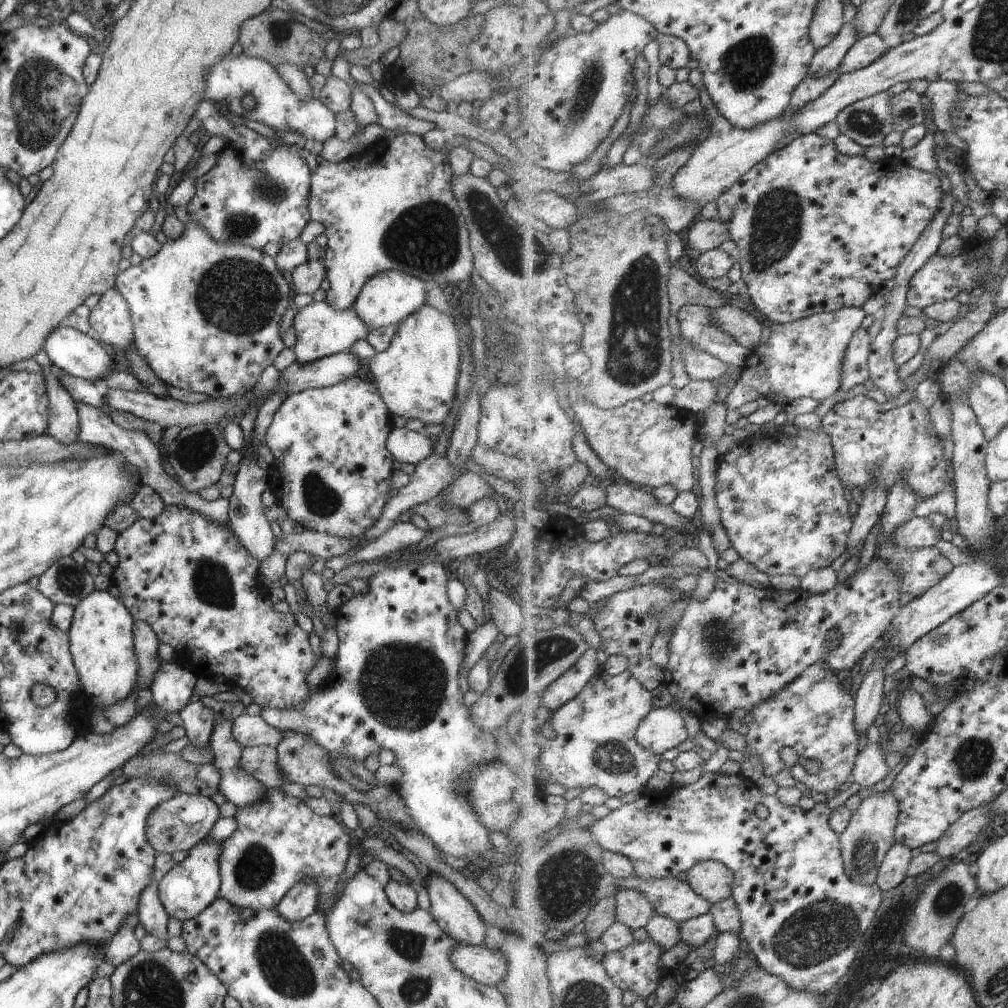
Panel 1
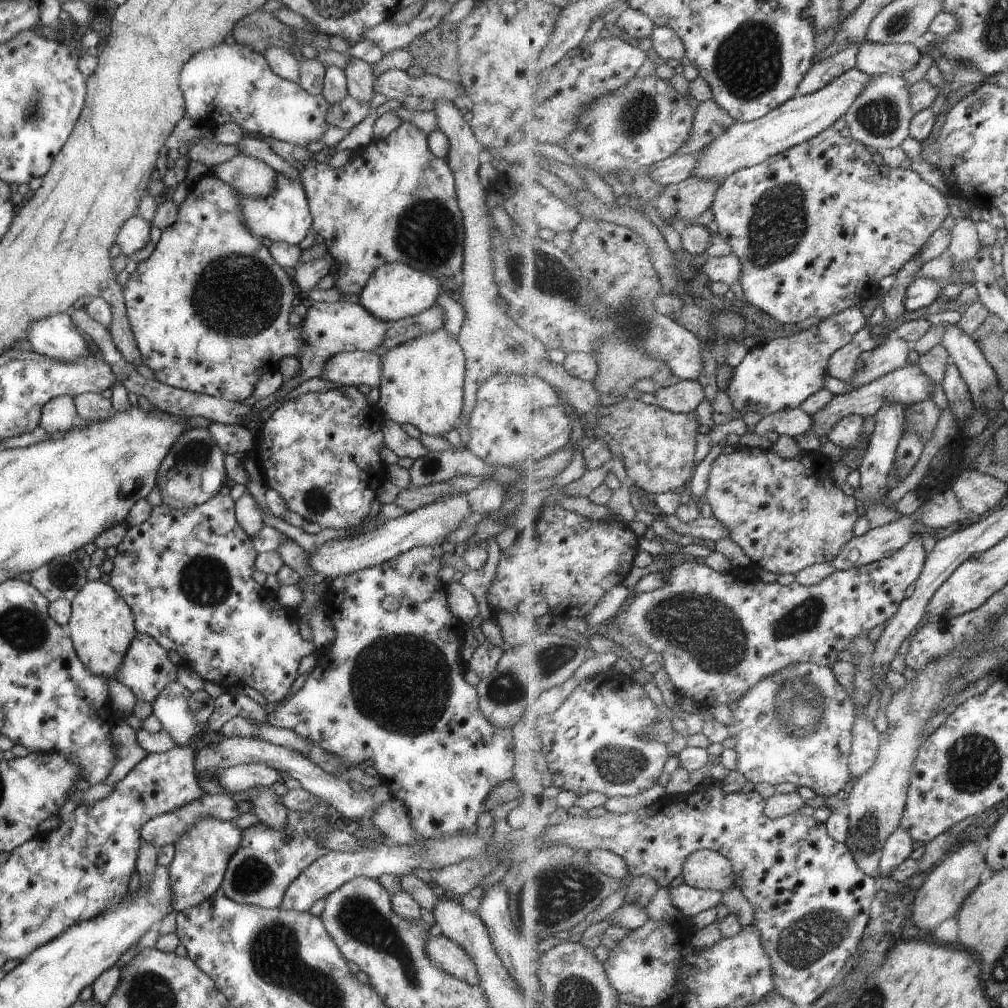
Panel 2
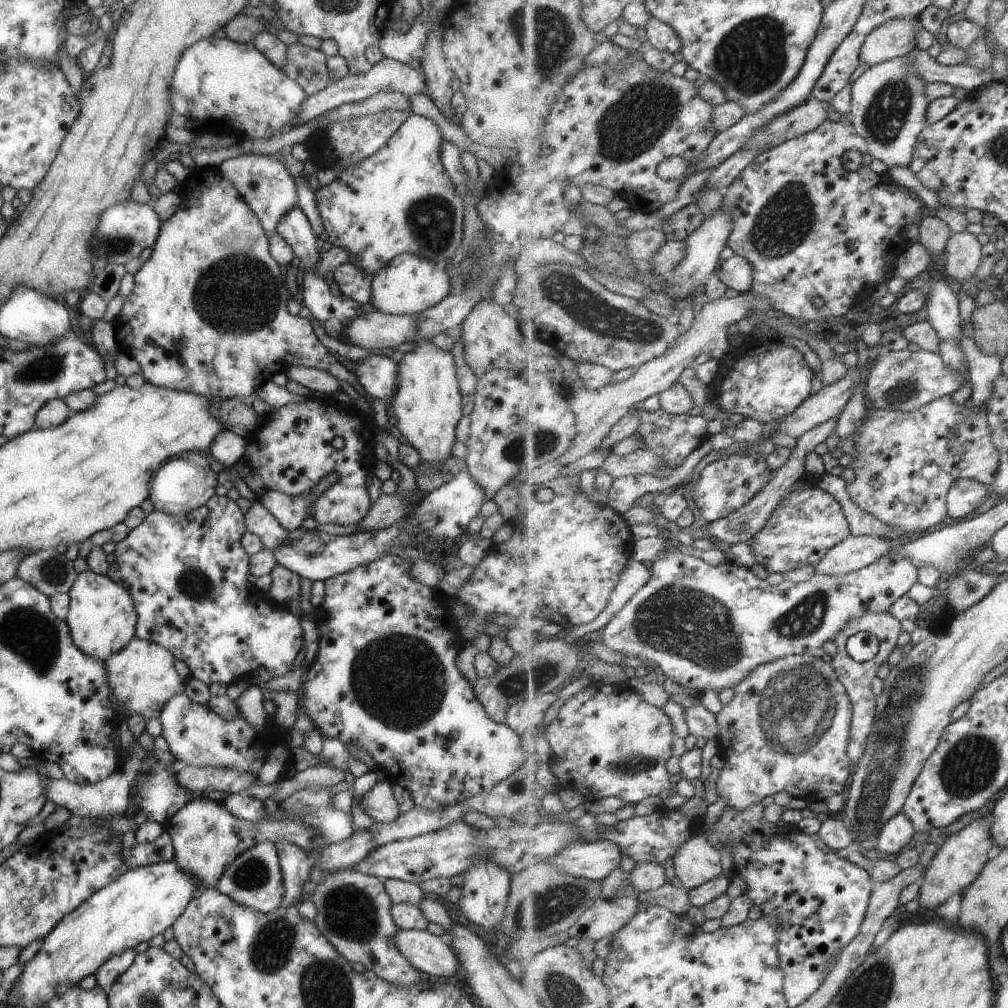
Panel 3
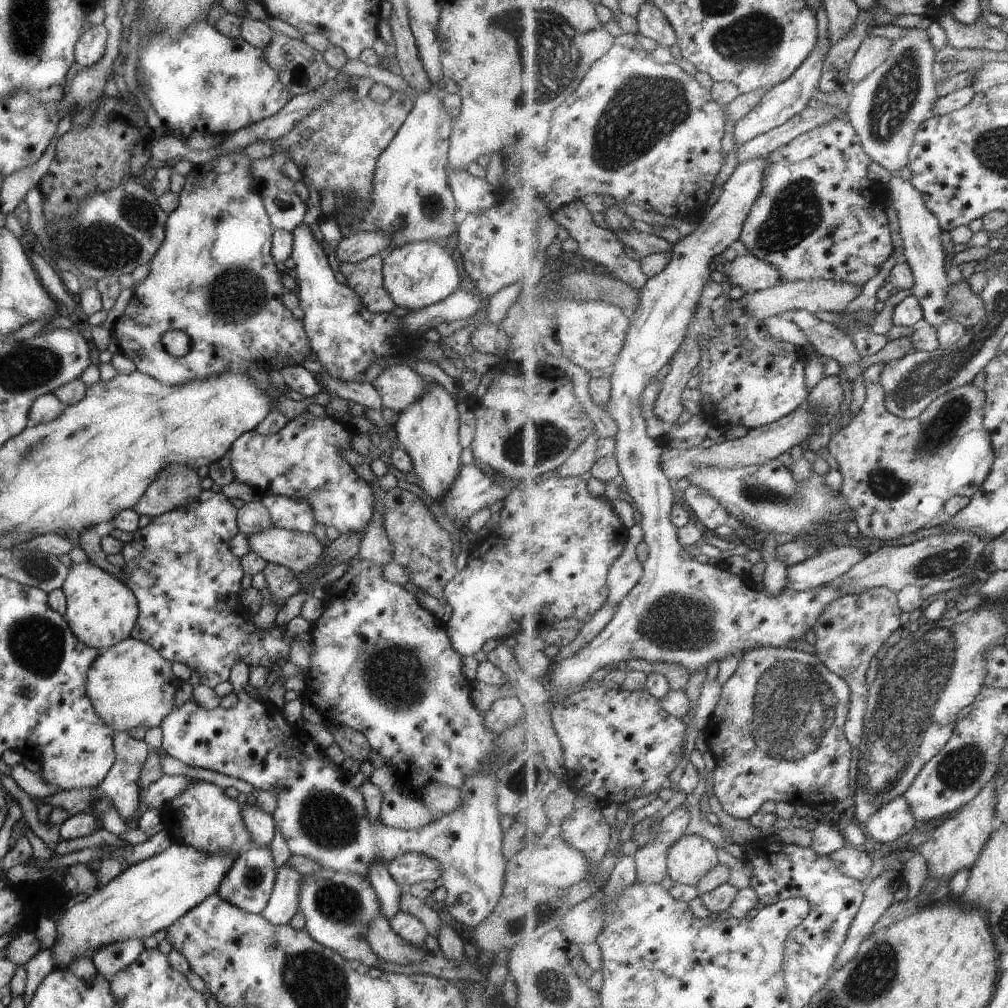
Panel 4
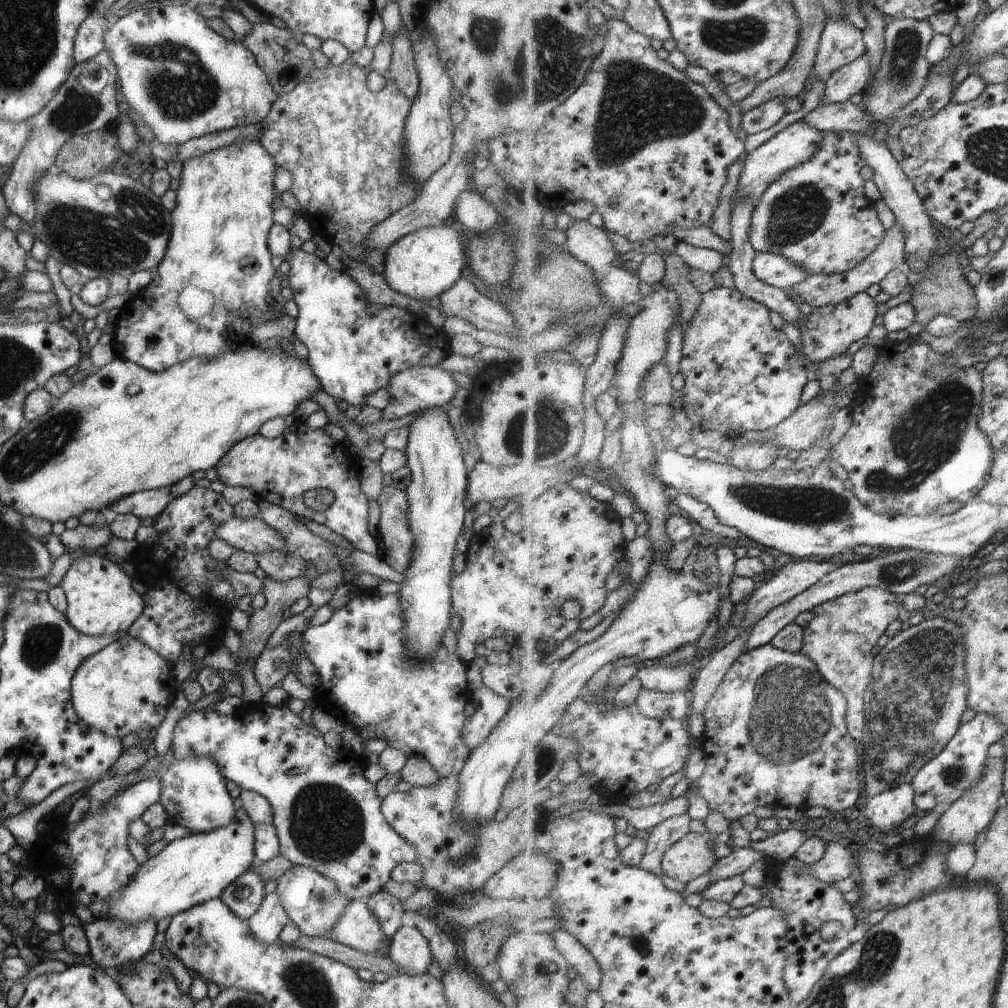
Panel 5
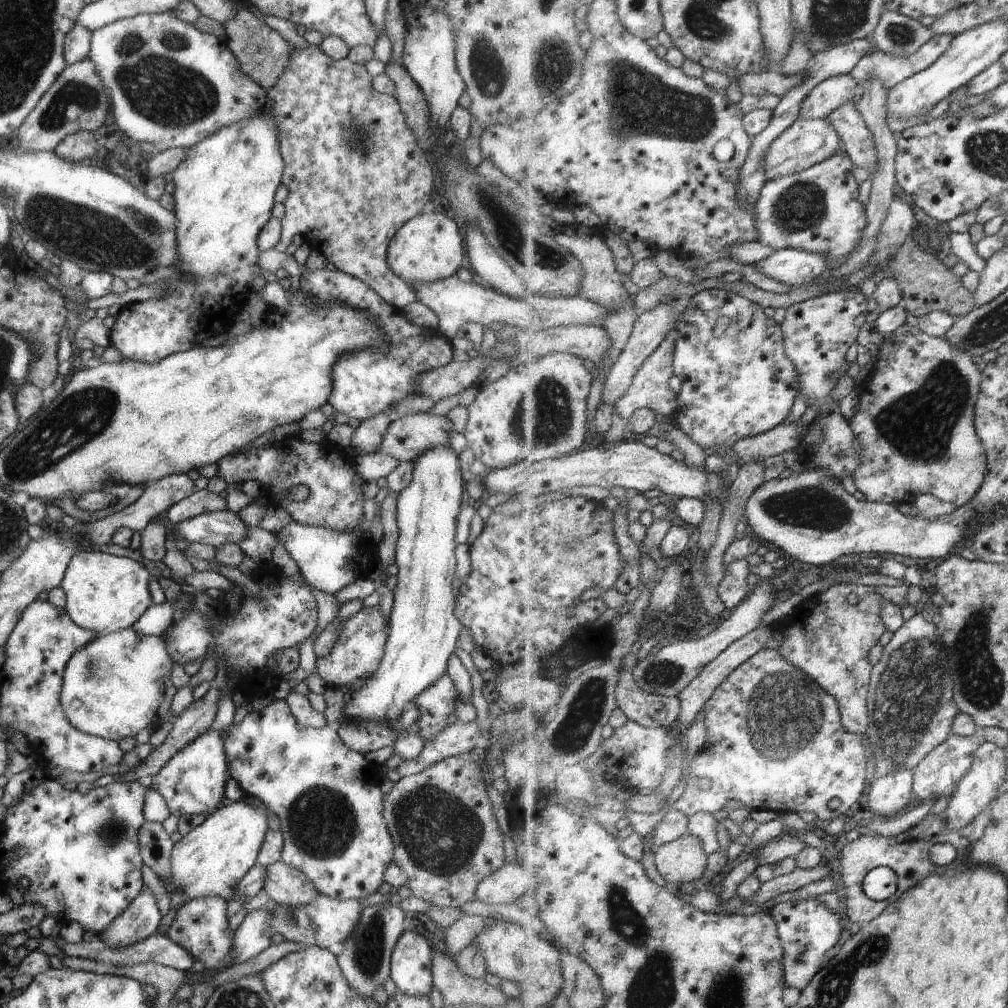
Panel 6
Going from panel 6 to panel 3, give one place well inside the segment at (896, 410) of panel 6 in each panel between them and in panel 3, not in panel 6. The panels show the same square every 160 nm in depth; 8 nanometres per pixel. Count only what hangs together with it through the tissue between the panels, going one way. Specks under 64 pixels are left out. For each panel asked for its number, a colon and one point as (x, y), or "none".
3: (907, 462)
4: (898, 475)
5: (914, 444)

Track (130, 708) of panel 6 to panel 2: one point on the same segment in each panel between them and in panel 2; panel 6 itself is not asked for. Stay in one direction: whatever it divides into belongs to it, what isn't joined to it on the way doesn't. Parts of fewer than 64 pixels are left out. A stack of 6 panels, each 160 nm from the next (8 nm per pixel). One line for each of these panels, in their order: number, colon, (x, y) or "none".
2: (145, 669)
3: (140, 676)
4: (130, 684)
5: (124, 687)

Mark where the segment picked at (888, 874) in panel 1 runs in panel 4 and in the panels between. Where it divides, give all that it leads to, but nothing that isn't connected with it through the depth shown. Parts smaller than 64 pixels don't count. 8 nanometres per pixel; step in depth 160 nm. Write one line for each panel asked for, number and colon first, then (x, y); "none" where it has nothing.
2: (899, 847)
3: (897, 833)
4: (895, 820)

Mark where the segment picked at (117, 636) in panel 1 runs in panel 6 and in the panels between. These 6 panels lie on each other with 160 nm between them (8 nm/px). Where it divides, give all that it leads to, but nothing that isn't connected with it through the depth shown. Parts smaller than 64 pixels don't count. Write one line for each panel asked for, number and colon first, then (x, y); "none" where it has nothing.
2: (100, 625)
3: (101, 617)
4: (100, 610)
5: (100, 601)
6: (104, 593)

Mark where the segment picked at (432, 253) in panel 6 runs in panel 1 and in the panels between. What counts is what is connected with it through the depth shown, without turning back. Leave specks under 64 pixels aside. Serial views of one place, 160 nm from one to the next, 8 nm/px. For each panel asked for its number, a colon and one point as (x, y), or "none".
1: (385, 298)
2: (394, 290)
3: (406, 285)
4: (417, 274)
5: (422, 264)

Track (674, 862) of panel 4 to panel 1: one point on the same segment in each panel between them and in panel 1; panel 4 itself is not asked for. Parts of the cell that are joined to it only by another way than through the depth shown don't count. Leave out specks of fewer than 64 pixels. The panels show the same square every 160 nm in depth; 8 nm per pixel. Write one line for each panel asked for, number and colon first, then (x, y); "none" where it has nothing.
1: (714, 881)
2: (705, 869)
3: (698, 862)

